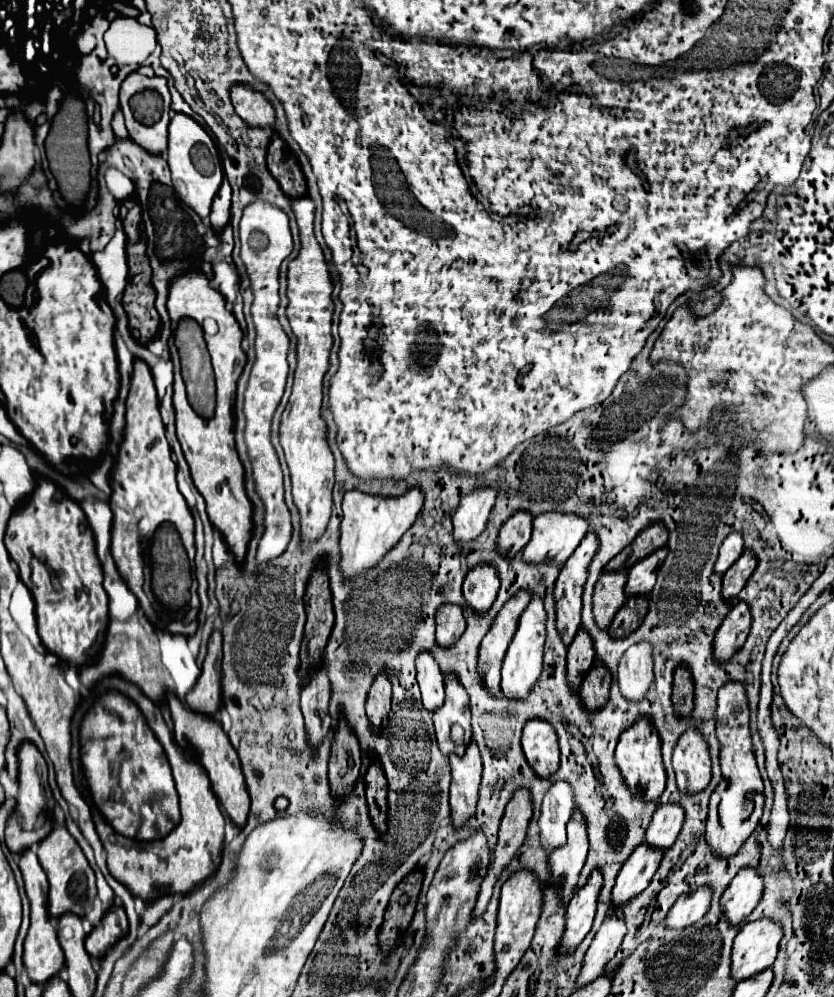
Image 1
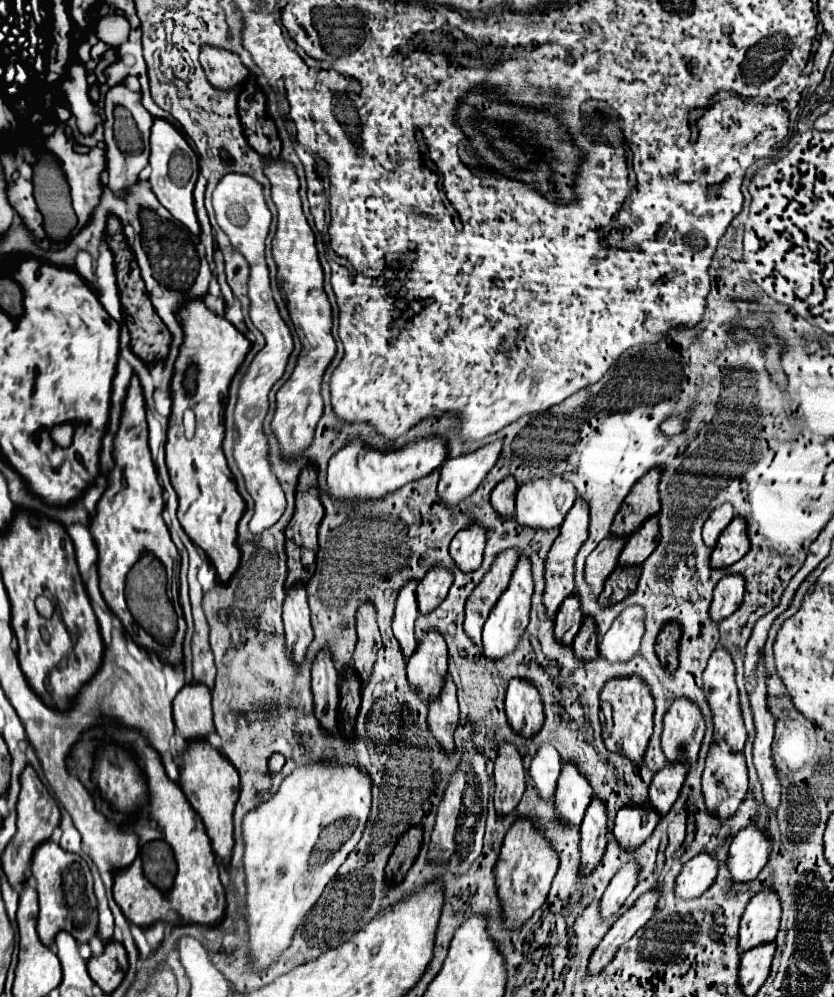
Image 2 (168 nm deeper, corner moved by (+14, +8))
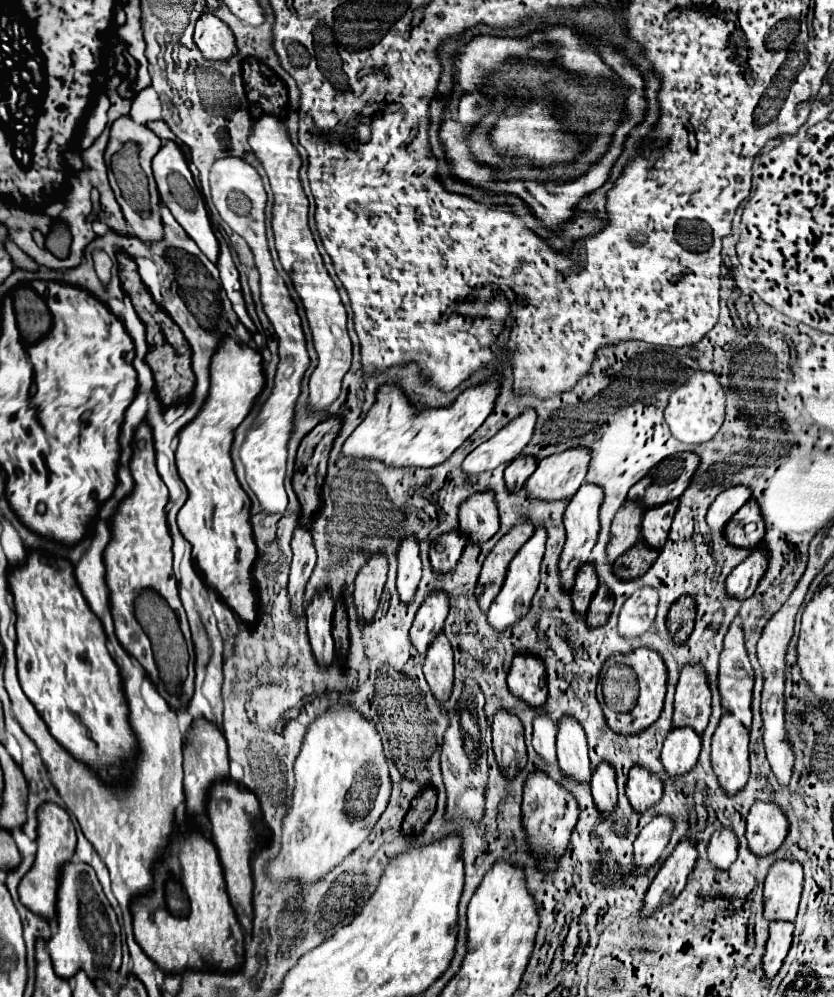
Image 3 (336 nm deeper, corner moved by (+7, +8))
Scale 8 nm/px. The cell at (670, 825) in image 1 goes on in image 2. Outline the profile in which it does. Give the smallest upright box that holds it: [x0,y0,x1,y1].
[649,762,687,816]

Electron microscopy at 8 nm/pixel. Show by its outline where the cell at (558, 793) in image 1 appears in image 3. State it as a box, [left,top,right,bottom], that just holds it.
[532,714,556,762]

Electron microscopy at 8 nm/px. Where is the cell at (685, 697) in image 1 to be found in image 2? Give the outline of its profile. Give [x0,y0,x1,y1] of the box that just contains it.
[655,624,681,674]

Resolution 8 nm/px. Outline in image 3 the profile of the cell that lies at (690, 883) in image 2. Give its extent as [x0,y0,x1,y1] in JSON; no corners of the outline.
[708,828,738,870]

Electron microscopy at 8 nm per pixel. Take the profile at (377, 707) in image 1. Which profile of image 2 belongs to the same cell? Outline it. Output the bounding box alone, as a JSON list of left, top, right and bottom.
[355,604,381,682]

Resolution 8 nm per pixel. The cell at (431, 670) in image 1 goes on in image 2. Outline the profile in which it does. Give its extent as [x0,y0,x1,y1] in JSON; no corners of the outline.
[393,582,417,660]

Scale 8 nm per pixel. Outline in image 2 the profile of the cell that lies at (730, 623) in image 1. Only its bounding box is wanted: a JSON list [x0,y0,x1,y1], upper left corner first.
[709,576,743,622]

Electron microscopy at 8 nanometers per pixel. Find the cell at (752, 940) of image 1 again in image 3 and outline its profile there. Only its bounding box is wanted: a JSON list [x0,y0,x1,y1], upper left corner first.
[764,860,804,922]

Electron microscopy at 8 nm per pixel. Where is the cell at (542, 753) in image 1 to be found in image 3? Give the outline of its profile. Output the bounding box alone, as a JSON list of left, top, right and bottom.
[508,654,548,708]

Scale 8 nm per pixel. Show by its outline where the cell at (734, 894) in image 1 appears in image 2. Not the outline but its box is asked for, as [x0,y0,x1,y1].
[727,826,769,884]

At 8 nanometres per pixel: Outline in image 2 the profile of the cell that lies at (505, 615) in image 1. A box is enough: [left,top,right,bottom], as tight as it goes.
[465,550,519,646]

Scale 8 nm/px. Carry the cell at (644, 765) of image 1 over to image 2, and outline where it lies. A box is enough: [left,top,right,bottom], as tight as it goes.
[601,674,655,764]

